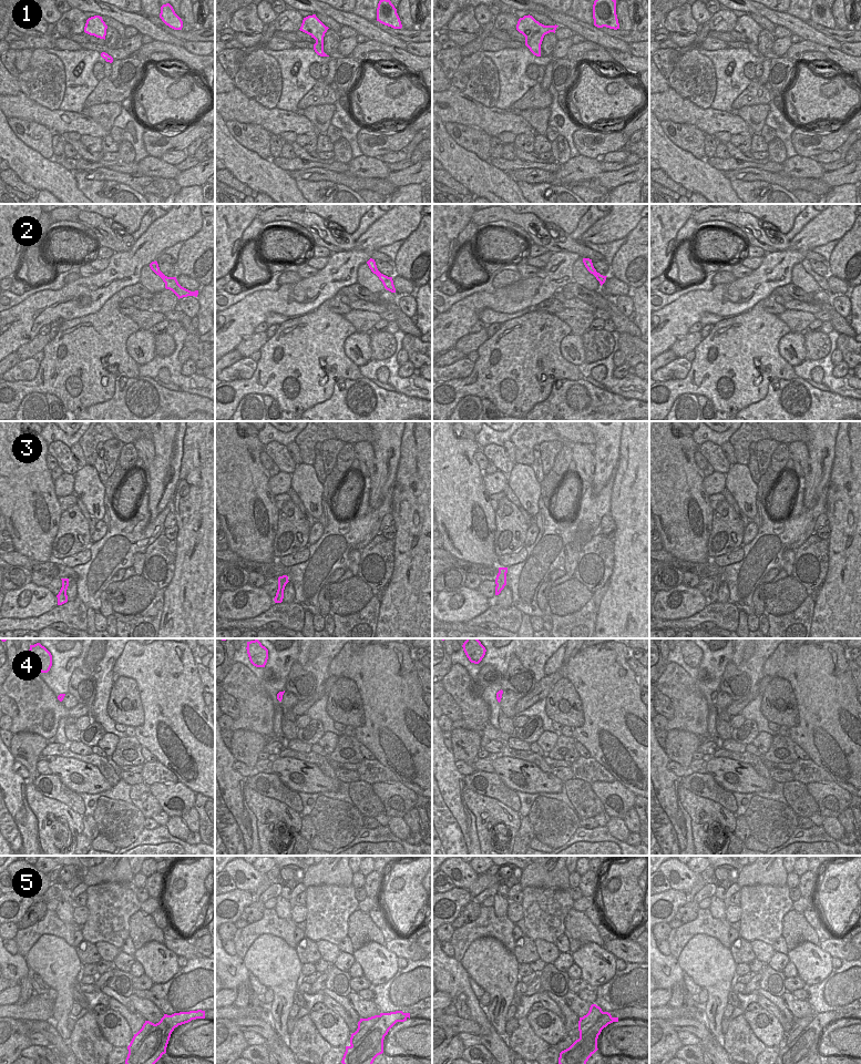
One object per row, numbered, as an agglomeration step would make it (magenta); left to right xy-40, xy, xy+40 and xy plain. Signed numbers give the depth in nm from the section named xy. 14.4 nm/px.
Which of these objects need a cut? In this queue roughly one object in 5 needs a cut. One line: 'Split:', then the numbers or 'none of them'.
Split: 5.

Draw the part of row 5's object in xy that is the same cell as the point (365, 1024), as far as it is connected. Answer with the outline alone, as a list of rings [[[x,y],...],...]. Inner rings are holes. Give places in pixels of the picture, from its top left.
[[[375,1015],[368,1019],[360,1019],[358,1022],[358,1029],[355,1033],[351,1034],[350,1045],[356,1044],[361,1040],[366,1033],[380,1020],[380,1015]]]

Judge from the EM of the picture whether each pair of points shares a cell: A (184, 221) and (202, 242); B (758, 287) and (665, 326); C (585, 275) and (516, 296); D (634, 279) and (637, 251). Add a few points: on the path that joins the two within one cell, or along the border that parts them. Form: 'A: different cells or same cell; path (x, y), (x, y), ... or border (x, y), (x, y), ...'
A: different cells; border (203, 217), (201, 227), (184, 242)
B: same cell; path (735, 297), (697, 302), (688, 308)
C: different cells; border (581, 257), (573, 264), (573, 280)
D: same cell; path (634, 273), (634, 257)

